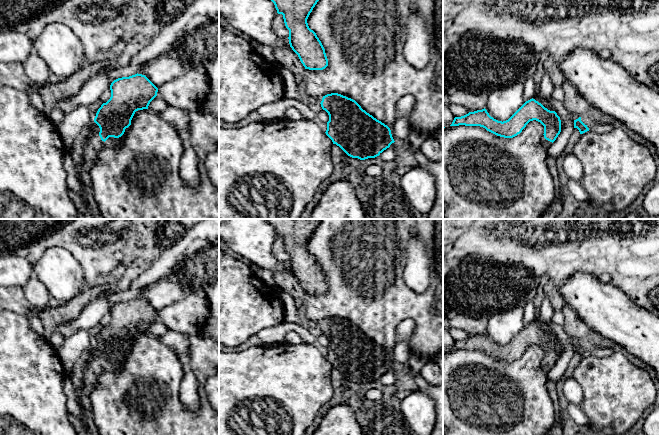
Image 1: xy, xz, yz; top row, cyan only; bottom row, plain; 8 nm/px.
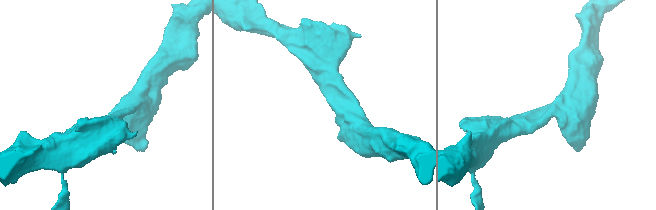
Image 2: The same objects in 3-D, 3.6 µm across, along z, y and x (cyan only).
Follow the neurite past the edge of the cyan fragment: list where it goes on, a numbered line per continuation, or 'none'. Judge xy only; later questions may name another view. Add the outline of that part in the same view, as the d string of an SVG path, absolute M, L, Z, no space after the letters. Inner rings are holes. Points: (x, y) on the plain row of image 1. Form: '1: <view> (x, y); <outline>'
1: xy (90, 379); M97 357L92 360L86 367L85 374L83 376L83 389L79 397L79 401L87 428L92 435L99 435L99 432L94 422L93 410L89 399L89 394L98 383L98 375L105 369L110 369L112 367L117 368L117 366L118 362L114 361L109 361L104 366L101 364L99 357Z

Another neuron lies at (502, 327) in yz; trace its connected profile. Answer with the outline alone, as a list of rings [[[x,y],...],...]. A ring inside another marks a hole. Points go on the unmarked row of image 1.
[[[518,305],[490,316],[485,333],[498,345],[508,344],[524,327],[524,308]]]

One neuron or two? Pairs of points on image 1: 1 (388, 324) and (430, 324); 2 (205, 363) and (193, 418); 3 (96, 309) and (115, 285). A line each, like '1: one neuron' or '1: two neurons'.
1: one neuron
2: one neuron
3: two neurons

